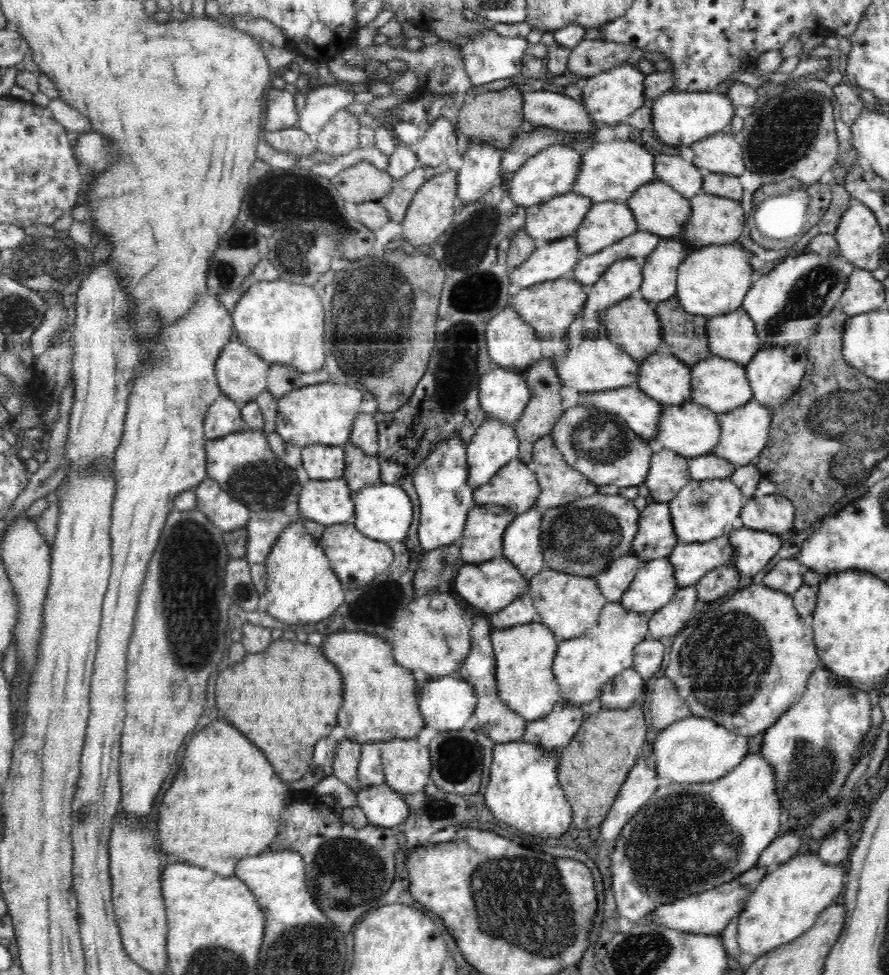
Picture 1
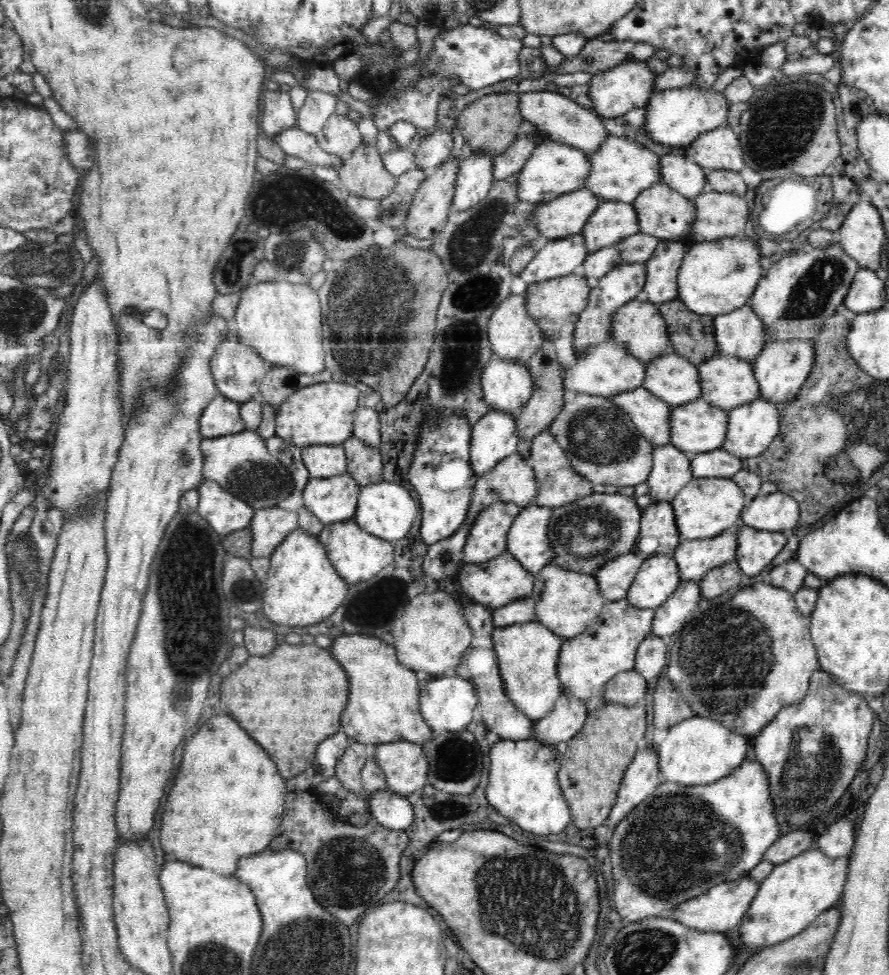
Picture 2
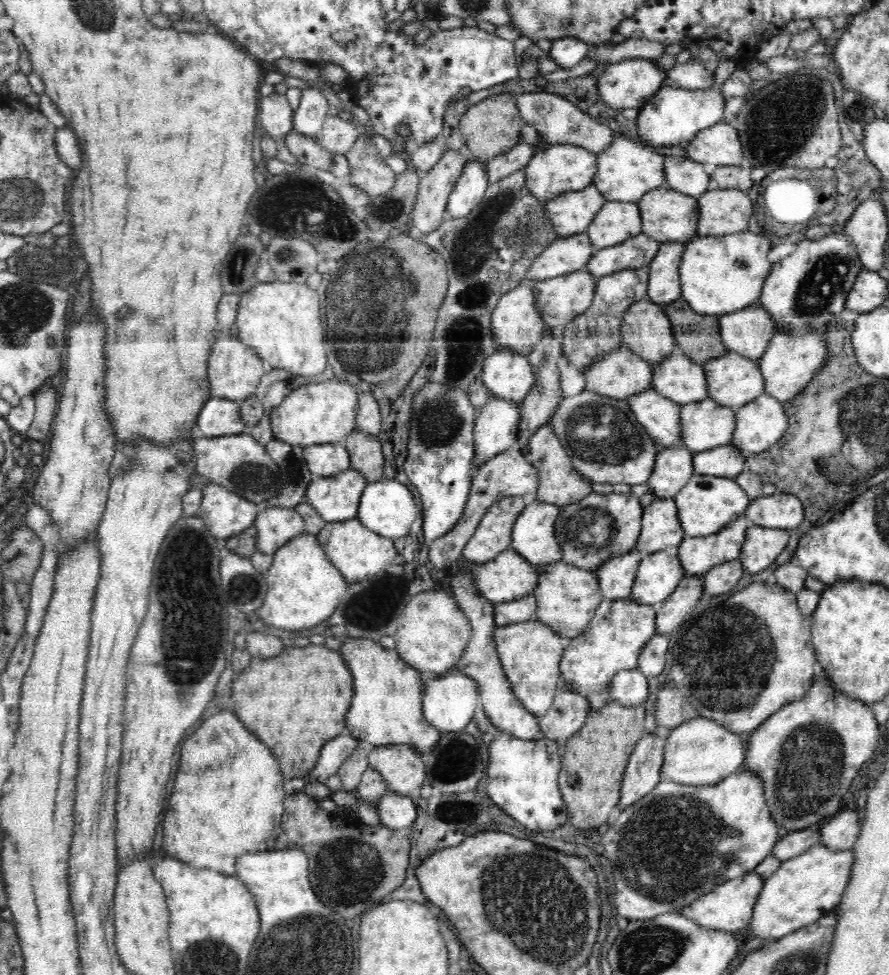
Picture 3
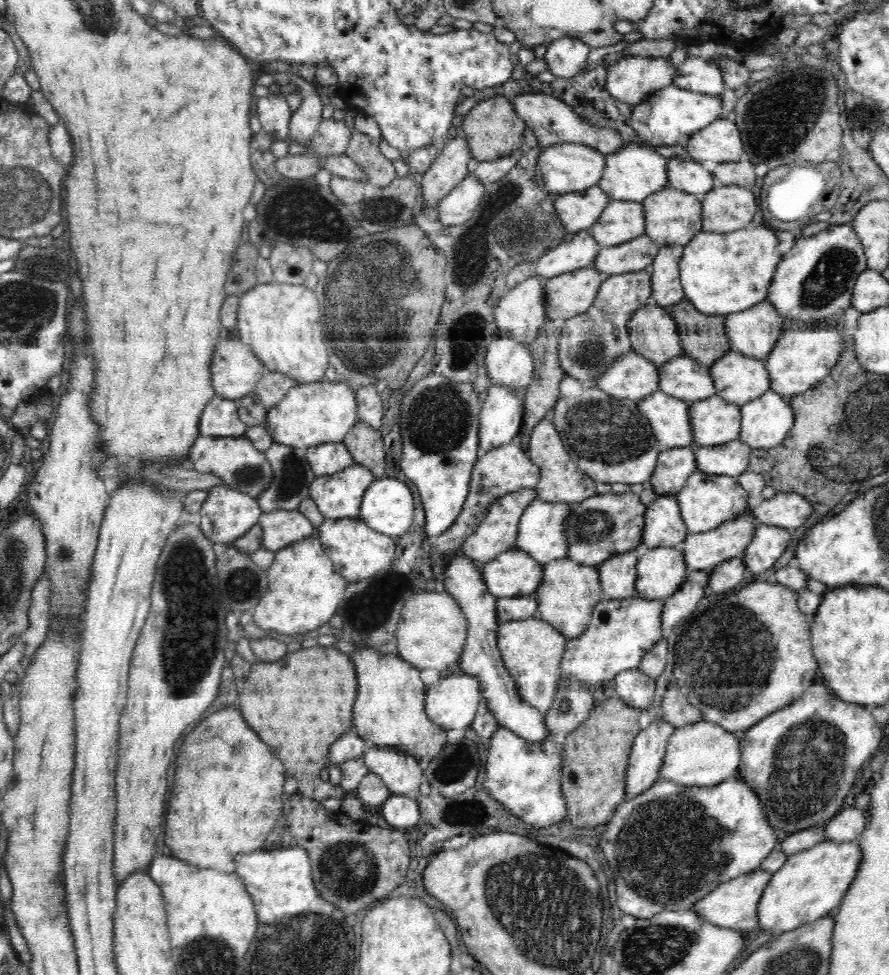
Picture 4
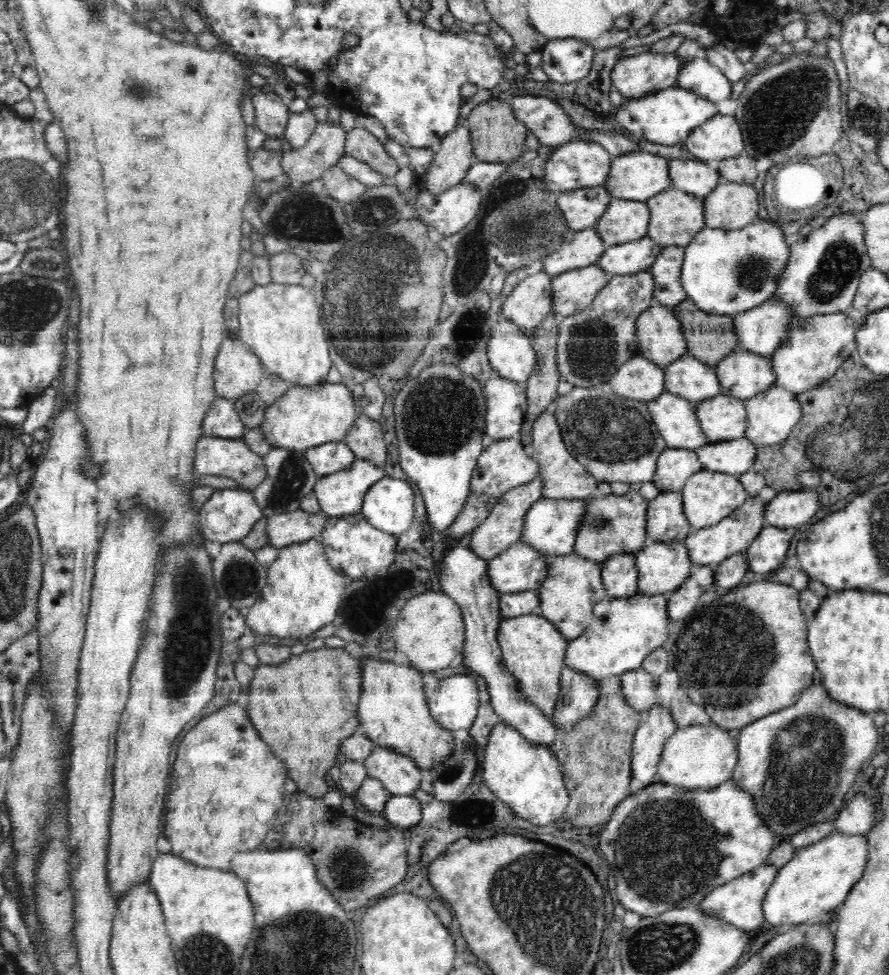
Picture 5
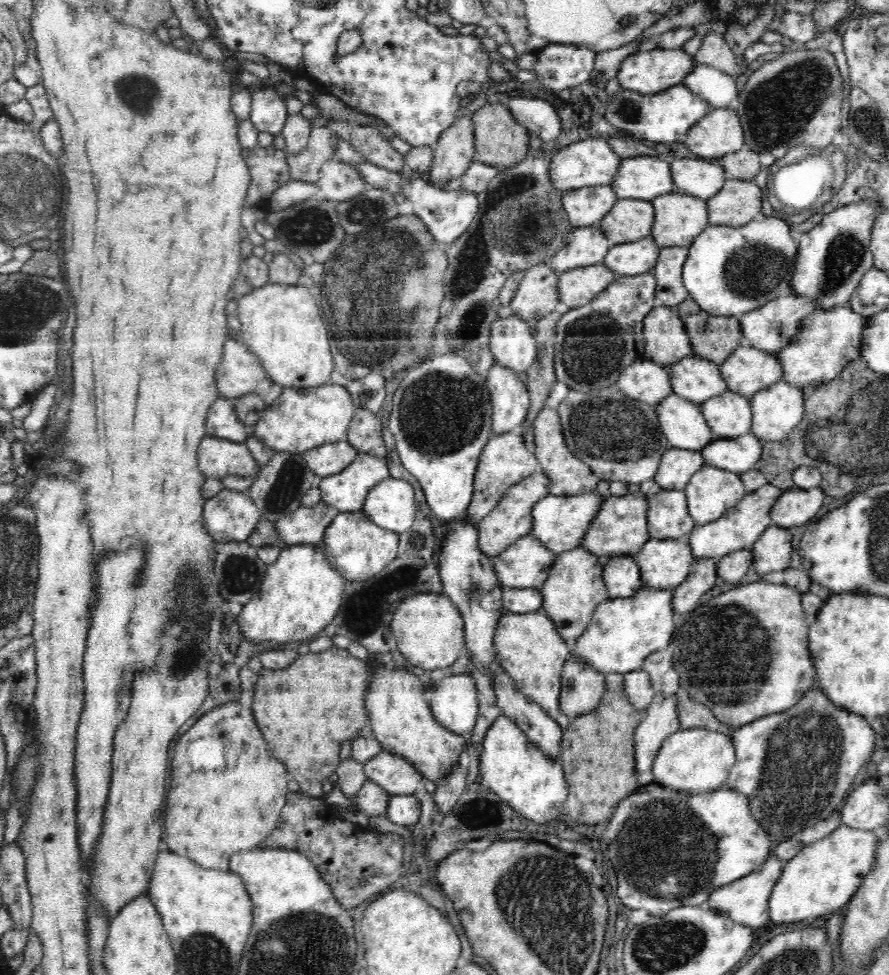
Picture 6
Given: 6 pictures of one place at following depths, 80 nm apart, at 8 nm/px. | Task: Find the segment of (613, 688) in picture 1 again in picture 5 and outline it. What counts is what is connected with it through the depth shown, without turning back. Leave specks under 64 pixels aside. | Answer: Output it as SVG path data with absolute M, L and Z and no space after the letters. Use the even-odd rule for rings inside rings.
M644 669L623 672L620 678L621 694L637 711L650 710L657 704L656 680Z

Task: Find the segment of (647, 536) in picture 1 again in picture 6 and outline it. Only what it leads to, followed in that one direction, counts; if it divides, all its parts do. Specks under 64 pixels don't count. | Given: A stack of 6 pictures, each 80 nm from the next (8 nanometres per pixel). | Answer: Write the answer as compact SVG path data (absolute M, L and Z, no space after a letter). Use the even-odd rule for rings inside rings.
M661 490L647 500L649 536L685 539L696 524L689 515L685 490Z

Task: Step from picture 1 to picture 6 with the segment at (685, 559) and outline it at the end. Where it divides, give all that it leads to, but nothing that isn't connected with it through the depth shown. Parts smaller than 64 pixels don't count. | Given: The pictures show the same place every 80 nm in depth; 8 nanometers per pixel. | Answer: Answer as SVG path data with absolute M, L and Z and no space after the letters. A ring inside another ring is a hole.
M766 483L758 490L747 493L747 496L724 516L720 516L714 522L702 524L702 526L696 525L692 532L685 537L691 546L692 554L695 558L722 559L726 554L736 550L750 549L764 530L770 527L770 510L774 508L783 492L784 490L780 487Z

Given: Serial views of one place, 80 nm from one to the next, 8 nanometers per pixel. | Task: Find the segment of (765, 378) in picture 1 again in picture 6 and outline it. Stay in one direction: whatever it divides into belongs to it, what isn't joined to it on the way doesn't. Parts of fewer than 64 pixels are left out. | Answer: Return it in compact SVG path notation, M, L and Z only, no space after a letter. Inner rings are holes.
M836 306L836 308L830 308L830 310L820 310L816 309L814 313L809 314L802 321L802 326L800 332L796 334L794 338L790 341L790 344L784 346L778 351L778 355L780 356L780 365L782 365L782 374L781 380L784 383L788 383L794 387L800 387L800 389L809 389L810 387L815 387L821 383L828 383L829 381L834 381L839 378L839 375L843 372L844 368L848 365L848 362L852 362L854 360L861 360L861 352L860 347L862 346L861 334L863 333L864 327L866 325L867 318L863 317L861 314L858 314L856 311L852 310L850 306Z

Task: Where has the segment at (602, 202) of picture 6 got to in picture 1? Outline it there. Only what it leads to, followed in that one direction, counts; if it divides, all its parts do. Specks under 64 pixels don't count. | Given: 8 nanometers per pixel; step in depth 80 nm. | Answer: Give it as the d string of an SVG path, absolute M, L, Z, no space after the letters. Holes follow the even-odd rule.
M570 192L527 207L525 233L547 242L573 236L592 203L587 196Z

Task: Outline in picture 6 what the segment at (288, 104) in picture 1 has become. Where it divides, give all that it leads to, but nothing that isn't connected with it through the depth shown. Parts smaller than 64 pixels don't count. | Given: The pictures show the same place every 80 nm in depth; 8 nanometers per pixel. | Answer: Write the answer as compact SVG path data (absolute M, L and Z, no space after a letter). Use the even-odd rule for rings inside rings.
M274 88L253 90L249 119L259 132L280 136L288 116L286 102Z

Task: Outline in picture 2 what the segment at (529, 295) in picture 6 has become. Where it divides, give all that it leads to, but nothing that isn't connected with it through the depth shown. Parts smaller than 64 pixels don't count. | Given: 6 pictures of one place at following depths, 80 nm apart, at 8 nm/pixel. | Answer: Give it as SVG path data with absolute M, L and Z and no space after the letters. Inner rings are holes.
M525 292L511 294L504 302L500 302L490 317L487 333L492 352L498 359L527 362L545 341L539 326L526 310Z

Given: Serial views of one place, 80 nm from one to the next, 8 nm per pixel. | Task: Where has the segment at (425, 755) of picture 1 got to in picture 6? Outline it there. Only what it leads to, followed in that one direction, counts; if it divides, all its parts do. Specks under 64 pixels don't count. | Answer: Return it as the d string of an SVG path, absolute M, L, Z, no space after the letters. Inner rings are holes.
M386 750L370 757L363 769L368 781L380 785L391 795L413 794L424 779L410 761Z

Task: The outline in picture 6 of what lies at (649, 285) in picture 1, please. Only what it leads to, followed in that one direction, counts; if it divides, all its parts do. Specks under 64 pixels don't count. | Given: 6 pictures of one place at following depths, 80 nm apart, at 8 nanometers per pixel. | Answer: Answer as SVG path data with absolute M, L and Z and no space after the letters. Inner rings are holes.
M673 246L661 249L652 268L655 276L655 306L673 307L690 298L683 285L683 266L688 256L688 247Z

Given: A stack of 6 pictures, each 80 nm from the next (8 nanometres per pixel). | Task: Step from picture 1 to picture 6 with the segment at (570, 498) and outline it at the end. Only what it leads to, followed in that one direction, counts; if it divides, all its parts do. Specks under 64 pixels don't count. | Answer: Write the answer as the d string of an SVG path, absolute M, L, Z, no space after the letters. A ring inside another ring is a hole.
M544 406L536 417L533 426L535 431L534 453L540 464L540 471L550 479L550 495L562 497L594 492L600 478L592 472L592 469L586 463L576 458L576 455L567 447L557 409Z

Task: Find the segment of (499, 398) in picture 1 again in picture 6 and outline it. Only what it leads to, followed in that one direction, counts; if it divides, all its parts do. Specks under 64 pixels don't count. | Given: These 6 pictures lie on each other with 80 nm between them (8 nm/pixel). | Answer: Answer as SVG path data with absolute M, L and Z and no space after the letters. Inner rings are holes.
M515 314L503 315L493 322L489 347L495 364L510 369L516 375L526 375L537 358L538 339L535 338L534 327Z

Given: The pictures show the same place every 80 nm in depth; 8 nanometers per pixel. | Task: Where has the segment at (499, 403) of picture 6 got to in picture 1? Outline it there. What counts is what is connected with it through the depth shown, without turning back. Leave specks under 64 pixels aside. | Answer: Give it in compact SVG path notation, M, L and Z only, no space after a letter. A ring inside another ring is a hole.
M486 417L467 446L469 475L466 488L472 491L484 486L512 458L519 458L519 439L514 425Z

